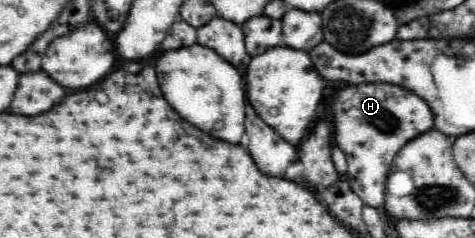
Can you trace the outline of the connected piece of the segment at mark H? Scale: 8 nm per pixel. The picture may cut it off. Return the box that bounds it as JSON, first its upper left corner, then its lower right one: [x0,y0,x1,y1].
[325,84,434,208]

